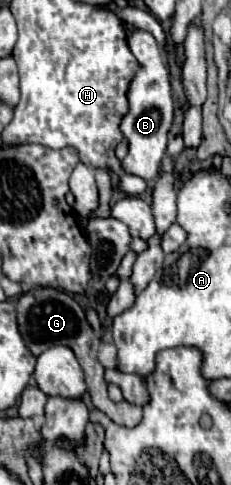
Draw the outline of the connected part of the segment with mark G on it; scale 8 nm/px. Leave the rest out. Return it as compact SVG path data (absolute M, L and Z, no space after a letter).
M37 288L31 292L25 292L19 302L17 302L17 322L19 322L19 332L23 334L23 340L27 342L27 348L31 350L33 356L39 356L41 350L47 350L51 346L71 346L71 350L75 352L83 372L85 372L85 382L89 388L89 396L95 404L95 408L99 408L101 412L105 412L115 424L121 426L137 426L143 420L143 408L141 406L131 406L127 402L115 404L109 400L107 396L107 382L103 378L103 366L97 360L97 350L99 350L99 336L93 332L91 324L85 318L85 310L65 292L55 290L55 288Z

